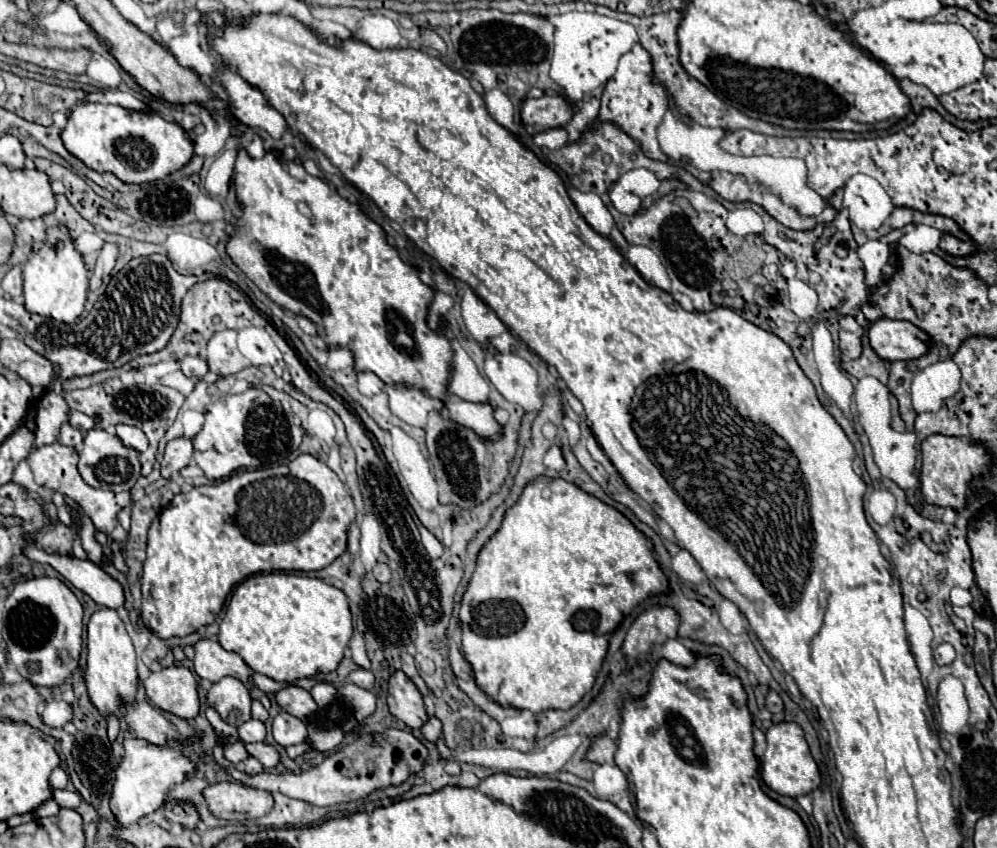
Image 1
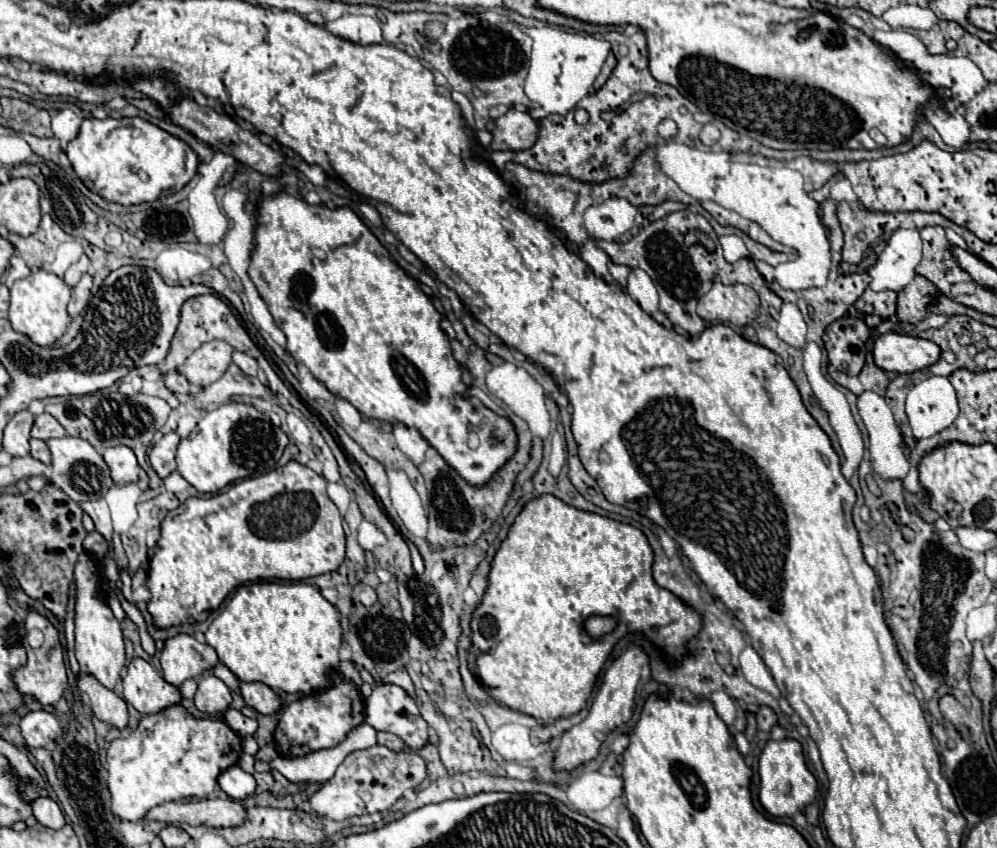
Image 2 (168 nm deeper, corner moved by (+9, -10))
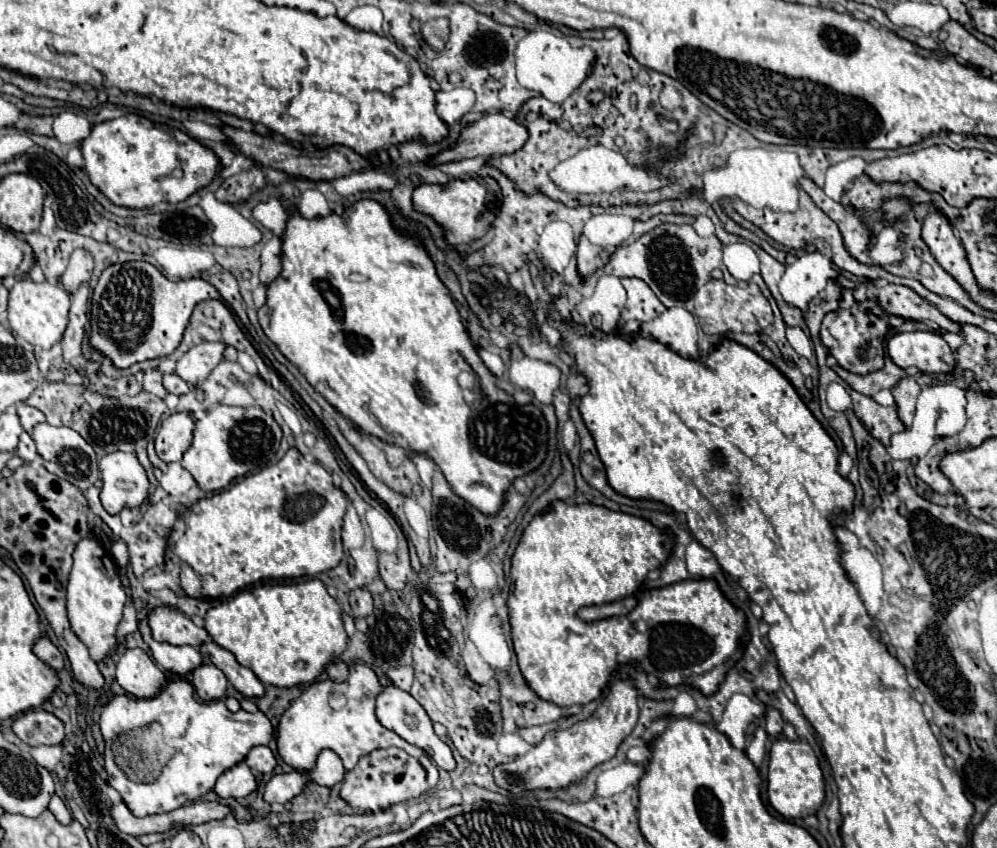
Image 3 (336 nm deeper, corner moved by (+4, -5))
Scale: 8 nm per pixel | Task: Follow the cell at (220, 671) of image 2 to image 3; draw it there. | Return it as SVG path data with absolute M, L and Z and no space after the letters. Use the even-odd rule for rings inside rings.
M141 623L141 627L139 627L139 631L141 631L145 643L151 647L153 659L155 659L165 671L173 671L173 673L181 673L181 675L183 675L183 673L187 673L187 671L195 671L199 665L205 663L205 659L203 659L203 655L199 653L197 647L189 647L189 645L185 645L185 647L175 647L175 645L167 645L167 643L157 643L157 641L151 637L149 629L143 627L143 623Z

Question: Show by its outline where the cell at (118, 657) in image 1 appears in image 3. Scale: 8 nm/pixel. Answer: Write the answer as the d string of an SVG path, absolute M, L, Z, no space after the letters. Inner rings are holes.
M93 535L79 541L73 553L73 569L67 585L67 613L73 633L85 643L89 655L97 663L119 649L117 625L123 619L125 603L127 593L121 587L117 565L111 559L111 553Z

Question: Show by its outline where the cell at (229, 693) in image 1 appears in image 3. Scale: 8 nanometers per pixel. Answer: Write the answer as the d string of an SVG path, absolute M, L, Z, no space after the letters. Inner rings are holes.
M205 663L205 665L201 665L199 669L193 671L193 685L195 685L197 695L203 701L221 699L227 693L227 677L225 677L225 673L219 667L211 665L211 663Z

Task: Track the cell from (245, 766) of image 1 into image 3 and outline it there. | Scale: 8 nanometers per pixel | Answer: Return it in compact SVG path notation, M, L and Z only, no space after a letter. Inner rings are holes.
M237 763L229 771L225 771L215 785L215 793L223 799L229 799L229 797L241 799L251 795L255 789L257 789L257 781L251 769L247 769L247 763Z

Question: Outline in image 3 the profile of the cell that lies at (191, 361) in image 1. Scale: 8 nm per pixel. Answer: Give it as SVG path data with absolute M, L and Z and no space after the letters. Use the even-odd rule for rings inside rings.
M171 373L171 375L165 375L163 377L163 385L169 393L175 393L175 395L185 395L189 393L189 385L177 375L177 373Z

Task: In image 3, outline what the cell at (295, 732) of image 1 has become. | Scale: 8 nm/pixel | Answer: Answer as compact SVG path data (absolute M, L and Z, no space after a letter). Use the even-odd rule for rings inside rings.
M257 745L249 751L245 763L251 767L251 769L257 769L259 773L271 773L273 767L275 767L275 755L271 753L269 747L265 745Z

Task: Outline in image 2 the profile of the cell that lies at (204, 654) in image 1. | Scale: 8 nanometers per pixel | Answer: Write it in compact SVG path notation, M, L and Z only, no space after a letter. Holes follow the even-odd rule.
M190 634L166 638L160 654L162 668L180 666L180 682L168 682L172 686L180 686L188 678L198 678L202 672L210 670L216 662L218 662L216 650L204 642L198 642Z

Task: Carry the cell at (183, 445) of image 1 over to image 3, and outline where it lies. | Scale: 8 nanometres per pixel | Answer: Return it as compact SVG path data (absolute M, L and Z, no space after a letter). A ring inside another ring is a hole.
M173 413L163 423L155 437L155 451L161 461L173 463L181 461L183 453L191 445L193 421L185 413Z

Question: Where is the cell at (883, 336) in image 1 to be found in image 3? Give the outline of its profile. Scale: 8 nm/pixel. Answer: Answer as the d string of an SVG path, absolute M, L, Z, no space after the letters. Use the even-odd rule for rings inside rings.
M931 331L897 333L887 343L887 353L901 369L917 367L923 373L951 373L955 357L943 337Z

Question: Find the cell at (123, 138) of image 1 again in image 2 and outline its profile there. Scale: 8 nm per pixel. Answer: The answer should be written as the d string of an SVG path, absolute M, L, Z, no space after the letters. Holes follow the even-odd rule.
M86 118L78 136L68 142L66 156L88 190L122 206L154 202L166 190L184 188L200 164L186 142L142 118ZM144 174L146 182L142 180Z

